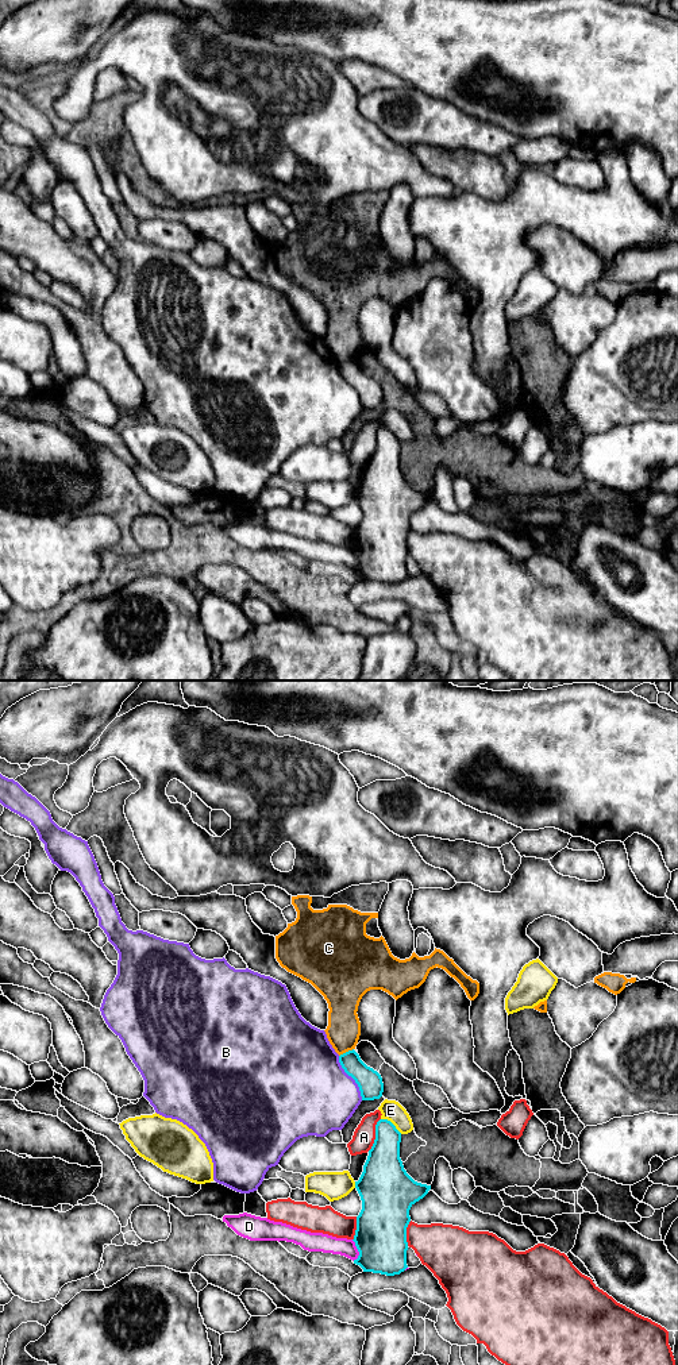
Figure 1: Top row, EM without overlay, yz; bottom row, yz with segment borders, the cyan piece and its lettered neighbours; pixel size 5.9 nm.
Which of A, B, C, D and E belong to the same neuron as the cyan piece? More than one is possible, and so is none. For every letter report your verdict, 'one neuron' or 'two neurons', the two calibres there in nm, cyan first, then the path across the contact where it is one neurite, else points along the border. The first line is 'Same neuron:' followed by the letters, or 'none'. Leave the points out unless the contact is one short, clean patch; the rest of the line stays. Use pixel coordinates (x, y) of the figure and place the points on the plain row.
Same neuron: none
A: two neurons | 260/130 nm
B: two neurons | 150/460 nm
C: two neurons | 150/200 nm | along yz (353, 357), (339, 365)
D: two neurons | 300/110 nm
E: two neurons | 200/120 nm

